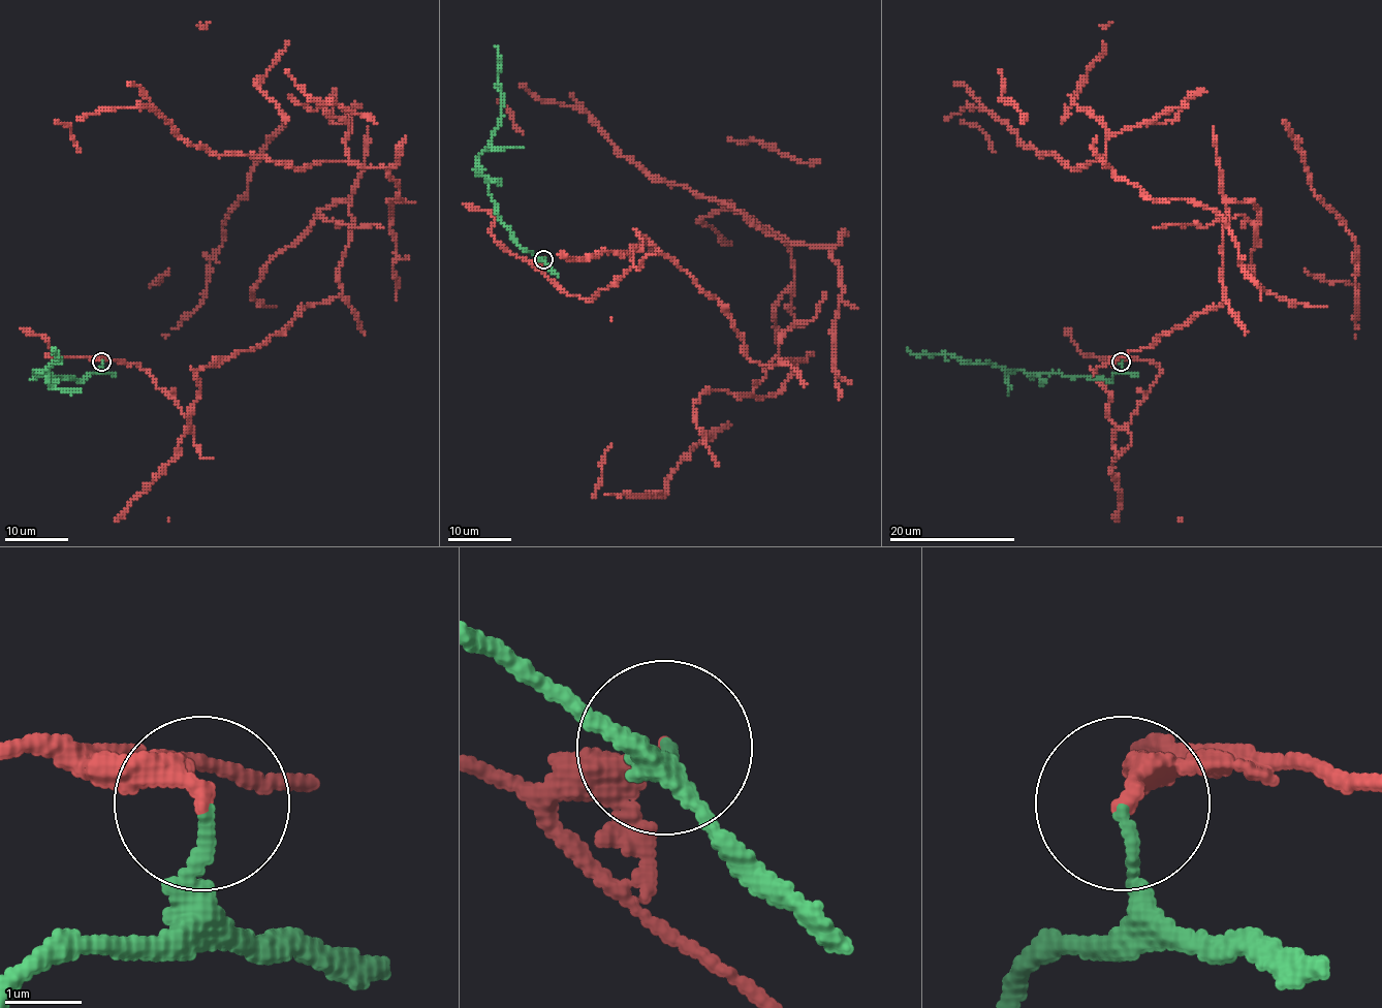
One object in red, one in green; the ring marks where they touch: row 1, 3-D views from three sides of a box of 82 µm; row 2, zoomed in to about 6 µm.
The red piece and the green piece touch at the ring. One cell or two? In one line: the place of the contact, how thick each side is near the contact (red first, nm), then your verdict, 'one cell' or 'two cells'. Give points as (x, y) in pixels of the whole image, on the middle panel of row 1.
place (543, 259); calibres 240 and 150 nm; two cells

